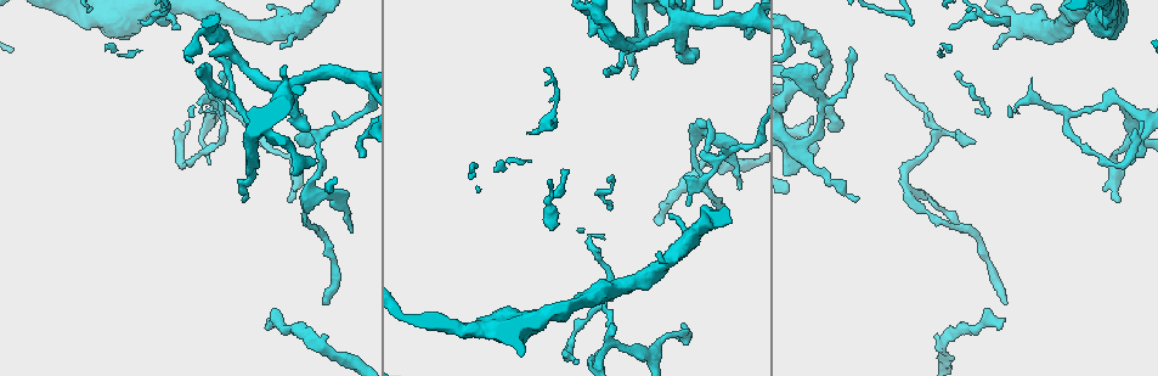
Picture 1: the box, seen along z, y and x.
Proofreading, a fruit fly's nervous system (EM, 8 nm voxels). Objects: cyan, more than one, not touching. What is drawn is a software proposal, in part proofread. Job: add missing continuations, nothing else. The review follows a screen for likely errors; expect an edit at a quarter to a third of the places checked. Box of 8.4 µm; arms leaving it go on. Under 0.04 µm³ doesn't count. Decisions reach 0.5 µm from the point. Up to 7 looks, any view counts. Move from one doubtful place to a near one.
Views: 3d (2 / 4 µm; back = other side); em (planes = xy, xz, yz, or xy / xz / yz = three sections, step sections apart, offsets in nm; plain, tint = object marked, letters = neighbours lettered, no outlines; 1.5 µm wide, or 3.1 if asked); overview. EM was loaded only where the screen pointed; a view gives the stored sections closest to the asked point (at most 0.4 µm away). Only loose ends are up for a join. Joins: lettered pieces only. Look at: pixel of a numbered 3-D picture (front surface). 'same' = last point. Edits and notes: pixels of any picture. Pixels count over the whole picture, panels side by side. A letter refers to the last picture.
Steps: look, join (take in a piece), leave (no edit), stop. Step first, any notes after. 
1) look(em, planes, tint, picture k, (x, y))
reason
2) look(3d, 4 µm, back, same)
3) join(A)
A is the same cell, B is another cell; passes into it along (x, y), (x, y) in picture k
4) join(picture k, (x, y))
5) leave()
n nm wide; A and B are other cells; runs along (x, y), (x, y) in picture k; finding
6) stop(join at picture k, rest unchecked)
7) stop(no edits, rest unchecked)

look(em, xy, step 4, tint, picture 1, (608, 67))
free end

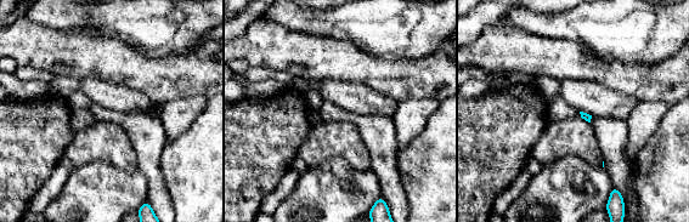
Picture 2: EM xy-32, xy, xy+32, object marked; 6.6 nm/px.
look(em, planes, letters, same)
another direction

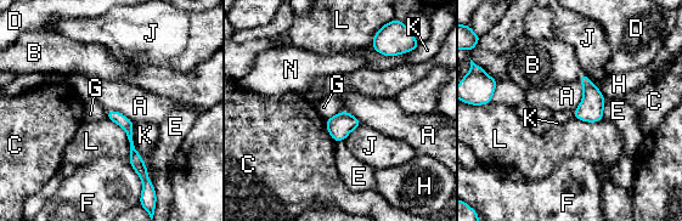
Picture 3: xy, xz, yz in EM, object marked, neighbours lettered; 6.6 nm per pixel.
leave()
A, B, C, D, E, F, G, H, J, K, L and N are other cells; runs along (110, 113), (128, 128), (145, 174) in picture 3; no lettered piece goes on from it

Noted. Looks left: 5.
look(3d, 4 µm, picture 1, (282, 47))

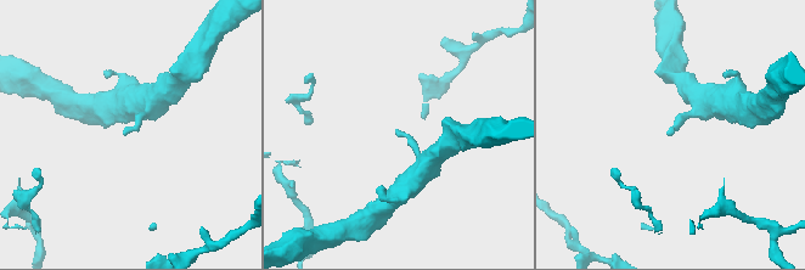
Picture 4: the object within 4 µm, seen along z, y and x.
look(em, yz, step 8, tint, picture 4, (397, 129))
shape alone is not enough

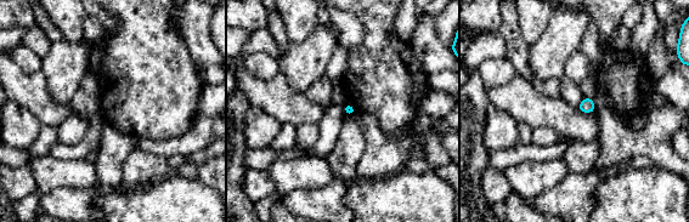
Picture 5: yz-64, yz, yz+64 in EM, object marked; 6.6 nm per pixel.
look(em, planes, letters, same)
another direction

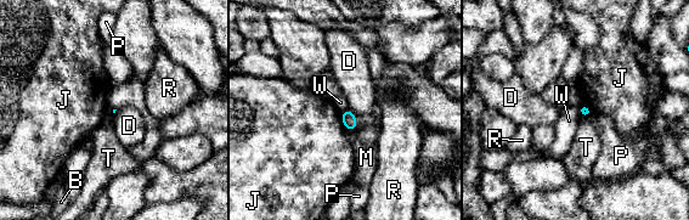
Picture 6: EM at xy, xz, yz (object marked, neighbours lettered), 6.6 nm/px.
leave()
D touches over 150 nm; B, D, J, M, P, R, T and W are other cells; no lettered piece goes on from it

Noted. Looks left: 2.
look(em, planes, tint, picture 1, (1008, 303))
free end

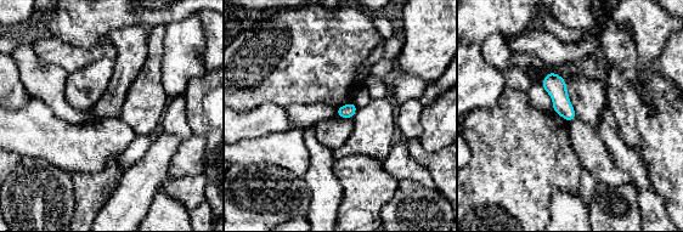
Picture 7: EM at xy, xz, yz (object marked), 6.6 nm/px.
look(em, planes, letters, same)

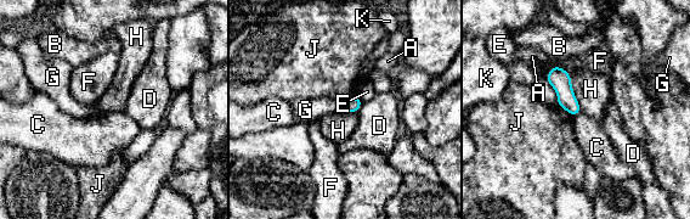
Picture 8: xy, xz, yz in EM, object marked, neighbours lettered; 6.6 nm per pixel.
leave()
A, B, C, D, E, F, G, H, J and K are other cells; no lettered piece goes on from it

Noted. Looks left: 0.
stop(no edits, rest unchecked)

